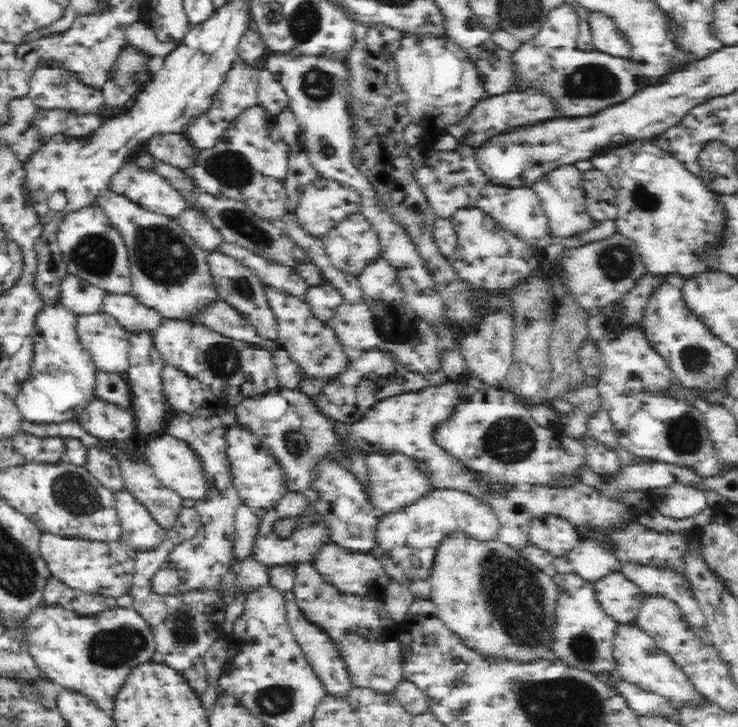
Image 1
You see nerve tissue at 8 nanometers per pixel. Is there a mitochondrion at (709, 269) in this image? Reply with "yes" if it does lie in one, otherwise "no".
no

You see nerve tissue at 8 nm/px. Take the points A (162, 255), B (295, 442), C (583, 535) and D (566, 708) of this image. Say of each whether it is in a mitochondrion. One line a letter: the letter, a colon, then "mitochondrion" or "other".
A: mitochondrion
B: mitochondrion
C: other
D: mitochondrion

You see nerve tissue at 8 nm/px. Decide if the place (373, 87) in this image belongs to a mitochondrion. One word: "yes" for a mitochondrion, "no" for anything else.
no

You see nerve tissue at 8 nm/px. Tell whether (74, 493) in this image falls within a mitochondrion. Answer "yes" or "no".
yes

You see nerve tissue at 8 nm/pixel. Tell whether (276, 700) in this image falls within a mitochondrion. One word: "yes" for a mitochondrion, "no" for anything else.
yes

